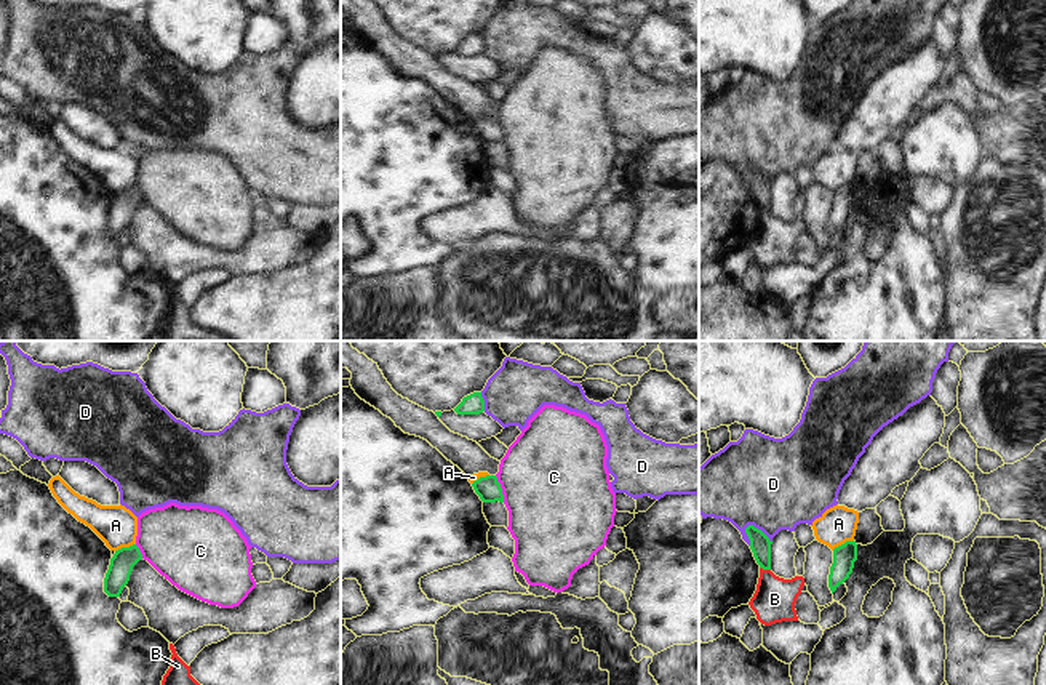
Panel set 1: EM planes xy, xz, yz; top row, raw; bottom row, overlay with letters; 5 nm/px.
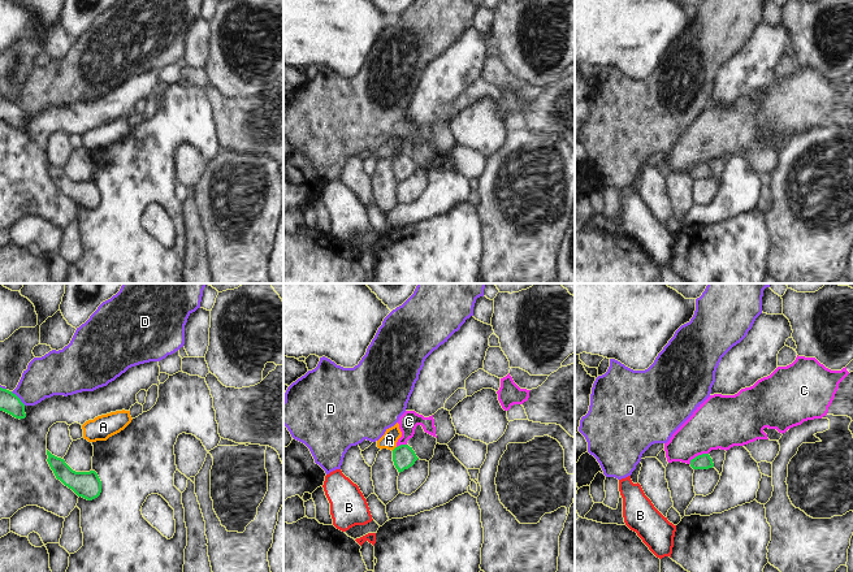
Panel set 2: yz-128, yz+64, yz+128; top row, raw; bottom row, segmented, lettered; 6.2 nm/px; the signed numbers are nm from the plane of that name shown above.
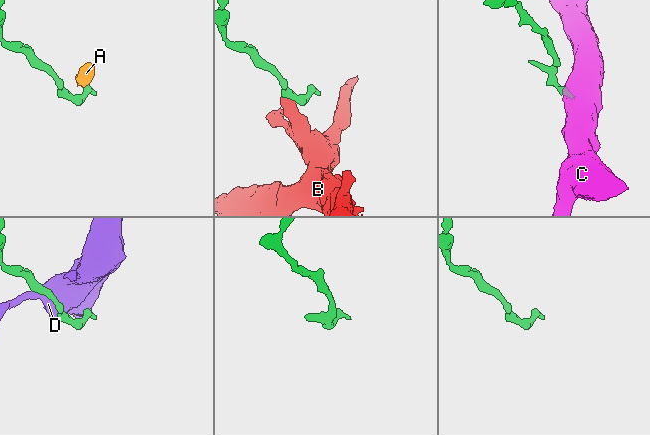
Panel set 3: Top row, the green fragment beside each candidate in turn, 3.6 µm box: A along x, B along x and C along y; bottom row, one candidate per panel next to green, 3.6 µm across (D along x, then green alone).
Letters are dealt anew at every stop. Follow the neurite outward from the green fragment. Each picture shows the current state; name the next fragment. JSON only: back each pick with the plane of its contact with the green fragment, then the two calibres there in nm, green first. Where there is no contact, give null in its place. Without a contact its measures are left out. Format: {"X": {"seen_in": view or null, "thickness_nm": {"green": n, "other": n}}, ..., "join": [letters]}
{"join": []}

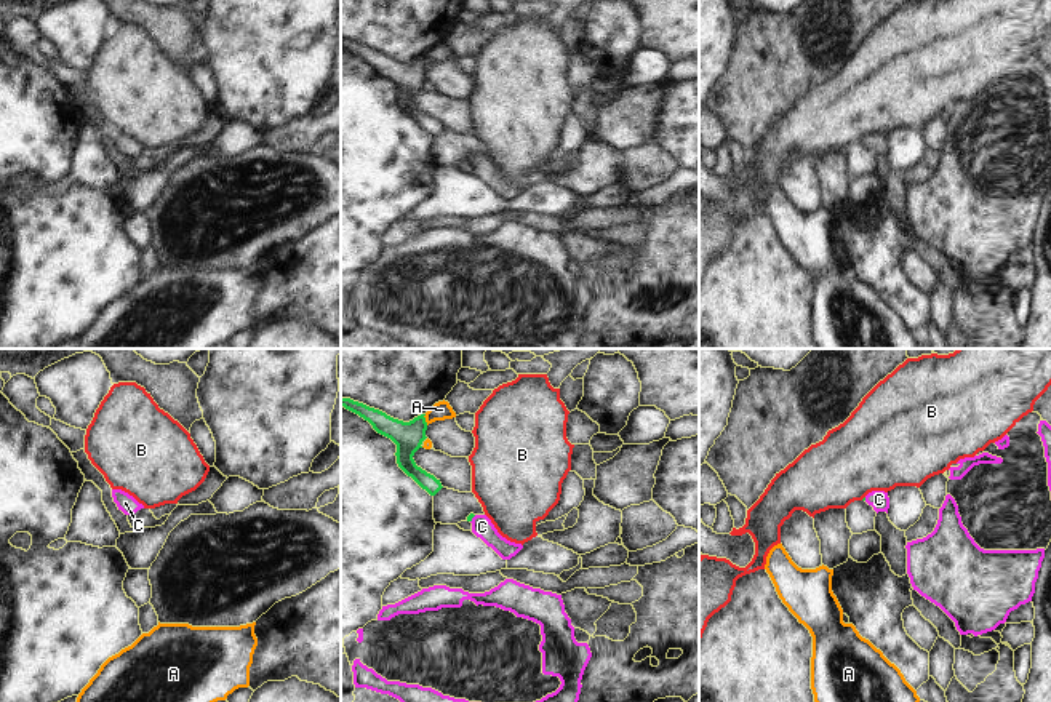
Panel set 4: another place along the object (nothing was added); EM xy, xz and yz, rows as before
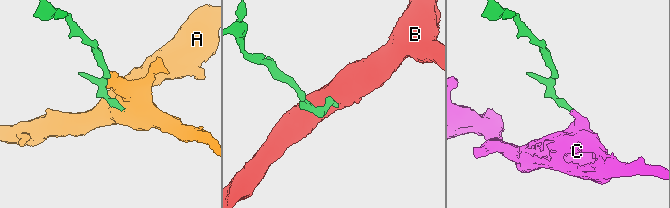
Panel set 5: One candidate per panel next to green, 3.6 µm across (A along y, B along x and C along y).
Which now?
{"C": {"seen_in": "xz", "thickness_nm": {"green": 30, "other": 110}}, "join": ["C"]}

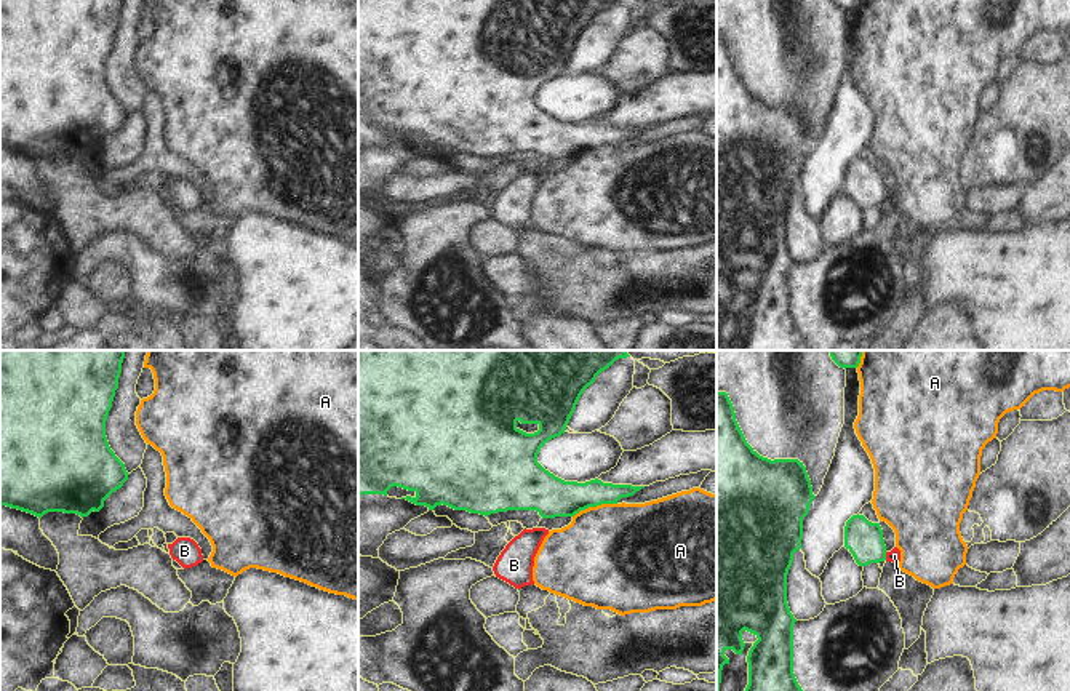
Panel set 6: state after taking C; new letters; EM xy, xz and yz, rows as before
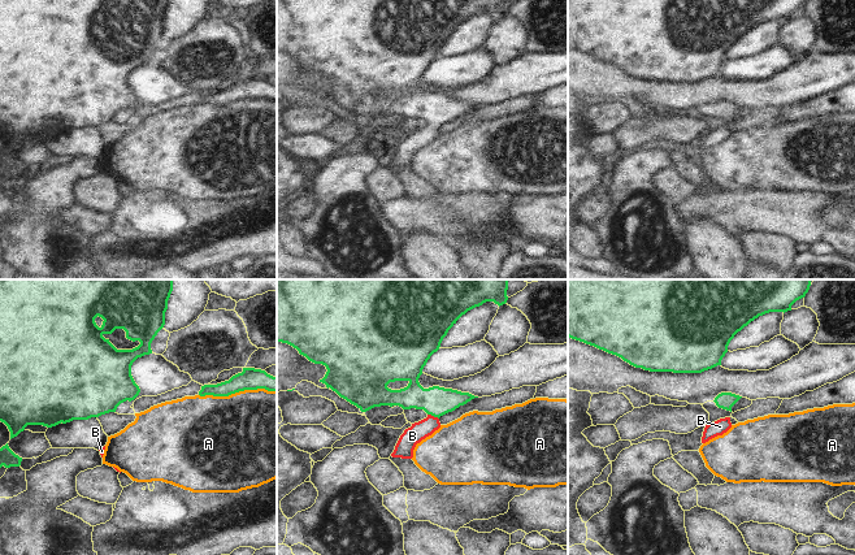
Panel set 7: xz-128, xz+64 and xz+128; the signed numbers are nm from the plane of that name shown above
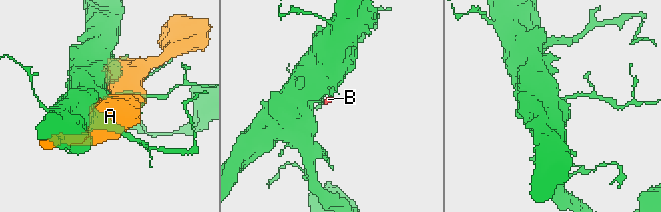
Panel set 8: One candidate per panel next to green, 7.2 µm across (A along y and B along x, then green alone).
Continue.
{"B": {"seen_in": "yz", "thickness_nm": {"green": 190, "other": 60}}, "join": ["B"]}

